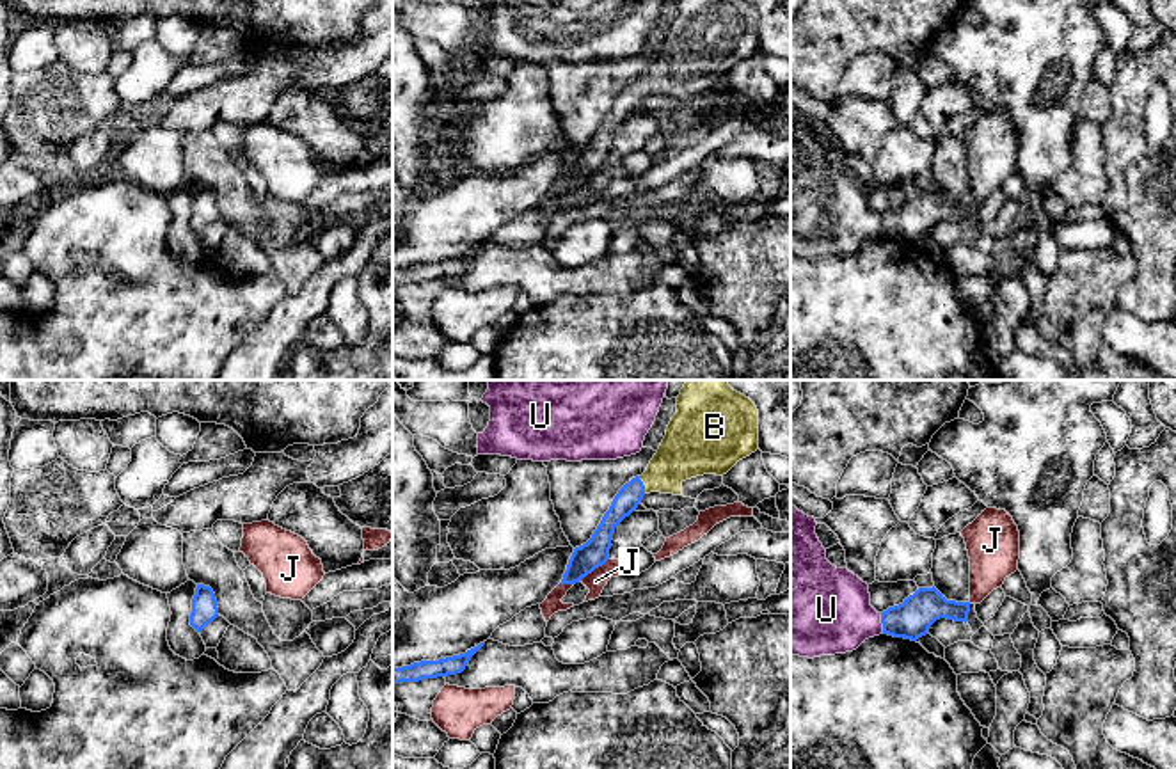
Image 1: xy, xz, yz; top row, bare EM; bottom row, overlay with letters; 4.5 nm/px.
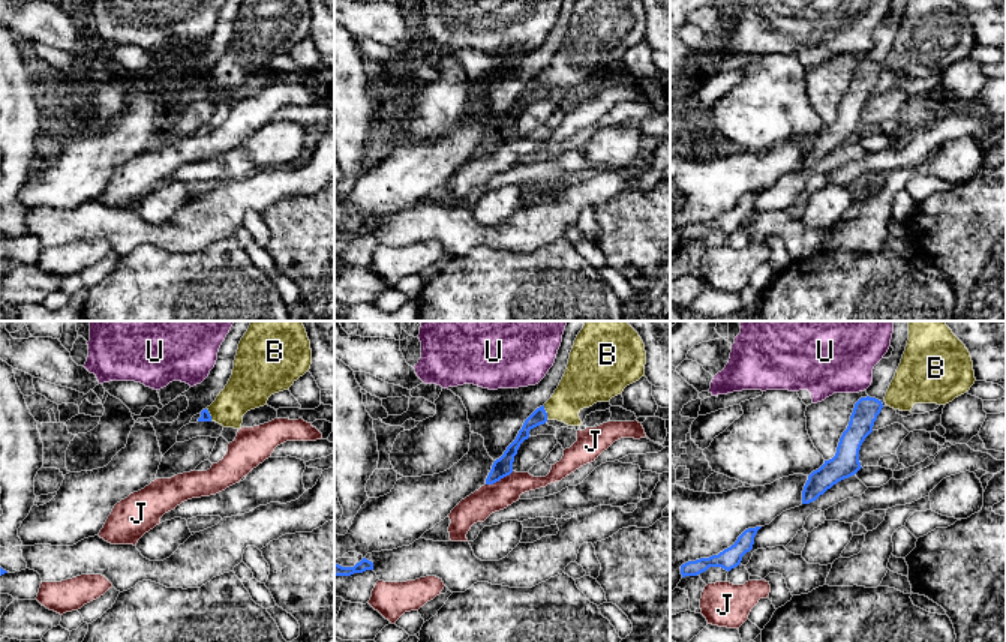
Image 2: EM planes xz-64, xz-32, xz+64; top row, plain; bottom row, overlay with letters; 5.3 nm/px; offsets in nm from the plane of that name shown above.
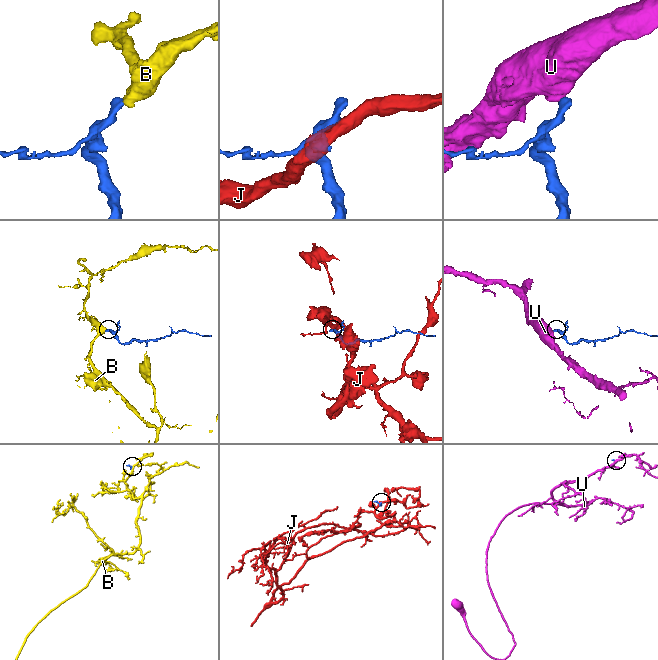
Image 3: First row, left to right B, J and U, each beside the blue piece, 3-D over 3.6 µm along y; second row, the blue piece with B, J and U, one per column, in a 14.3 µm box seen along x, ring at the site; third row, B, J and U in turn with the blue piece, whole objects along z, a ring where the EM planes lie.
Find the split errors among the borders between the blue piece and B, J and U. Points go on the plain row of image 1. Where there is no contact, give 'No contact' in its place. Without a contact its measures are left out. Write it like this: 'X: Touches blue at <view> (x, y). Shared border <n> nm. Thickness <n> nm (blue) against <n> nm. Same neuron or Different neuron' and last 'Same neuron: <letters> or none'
B: Touches blue at xz (643, 87). Shared border 90 nm. Thickness 110 nm (blue) against 240 nm. Same neuron
J: Touches blue at xz (594, 171). Shared border 170 nm. Thickness 120 nm (blue) against 90 nm. Different neuron
U: Touches blue at yz (882, 224). Shared border 100 nm. Thickness 170 nm (blue) against 380 nm. Different neuron
Same neuron: B

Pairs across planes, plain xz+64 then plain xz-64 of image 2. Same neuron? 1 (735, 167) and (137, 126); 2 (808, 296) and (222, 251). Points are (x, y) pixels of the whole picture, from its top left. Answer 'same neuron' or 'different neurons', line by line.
1: same neuron
2: same neuron

